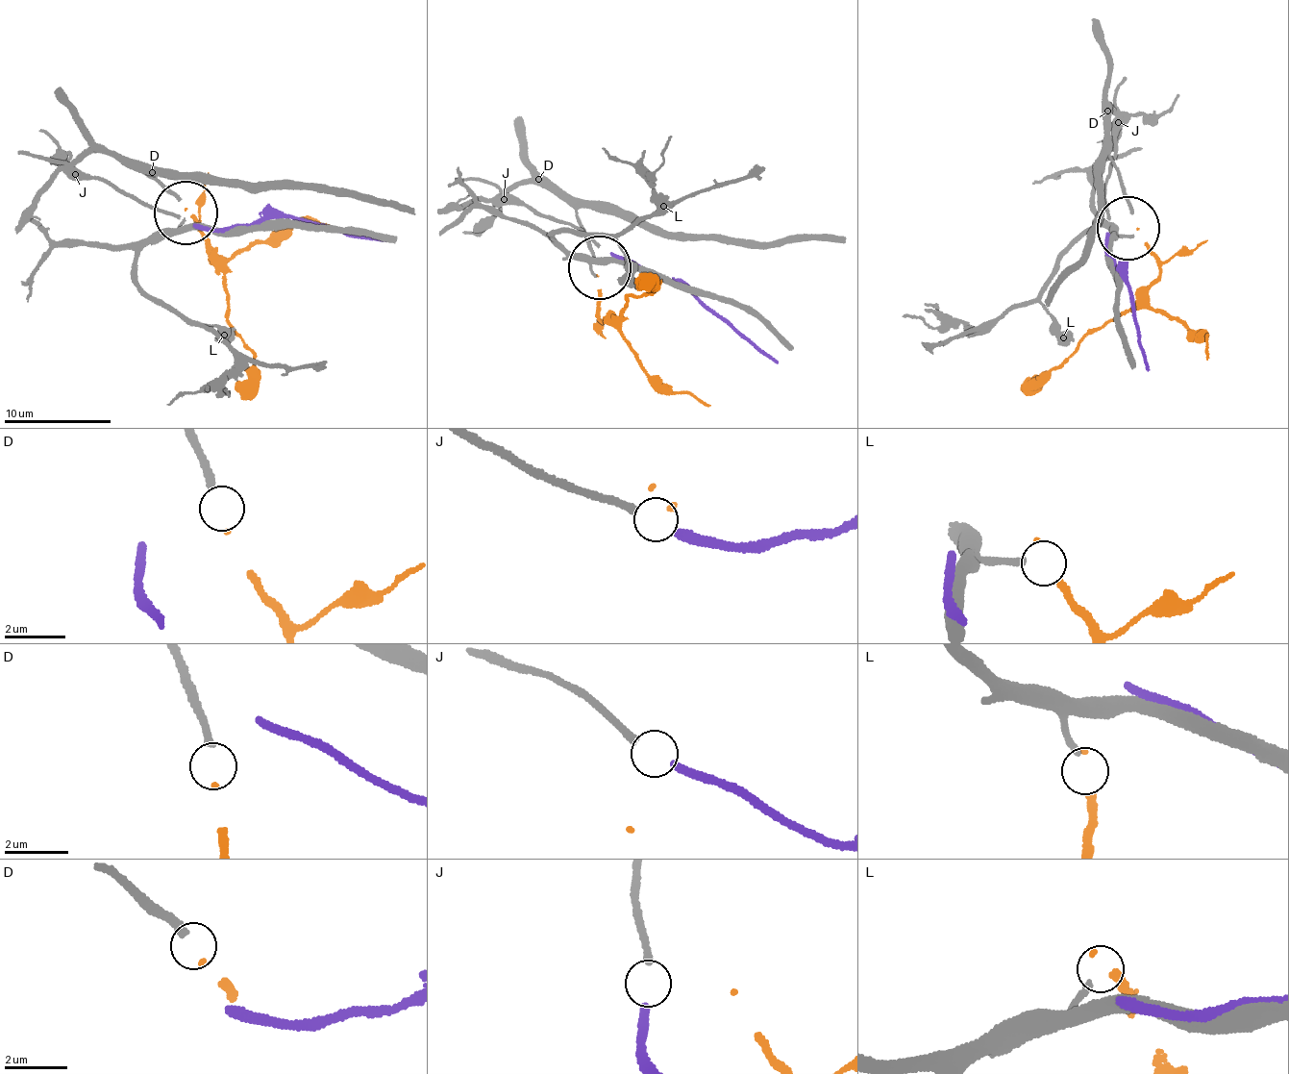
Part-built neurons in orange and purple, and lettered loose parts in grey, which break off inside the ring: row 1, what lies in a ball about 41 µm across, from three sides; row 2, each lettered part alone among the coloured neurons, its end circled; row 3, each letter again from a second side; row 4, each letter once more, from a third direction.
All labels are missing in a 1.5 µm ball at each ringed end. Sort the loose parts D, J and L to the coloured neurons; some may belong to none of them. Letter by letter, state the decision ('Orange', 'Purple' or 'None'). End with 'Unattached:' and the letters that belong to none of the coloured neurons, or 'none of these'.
D: Orange
J: Purple
L: None
Unattached: L

